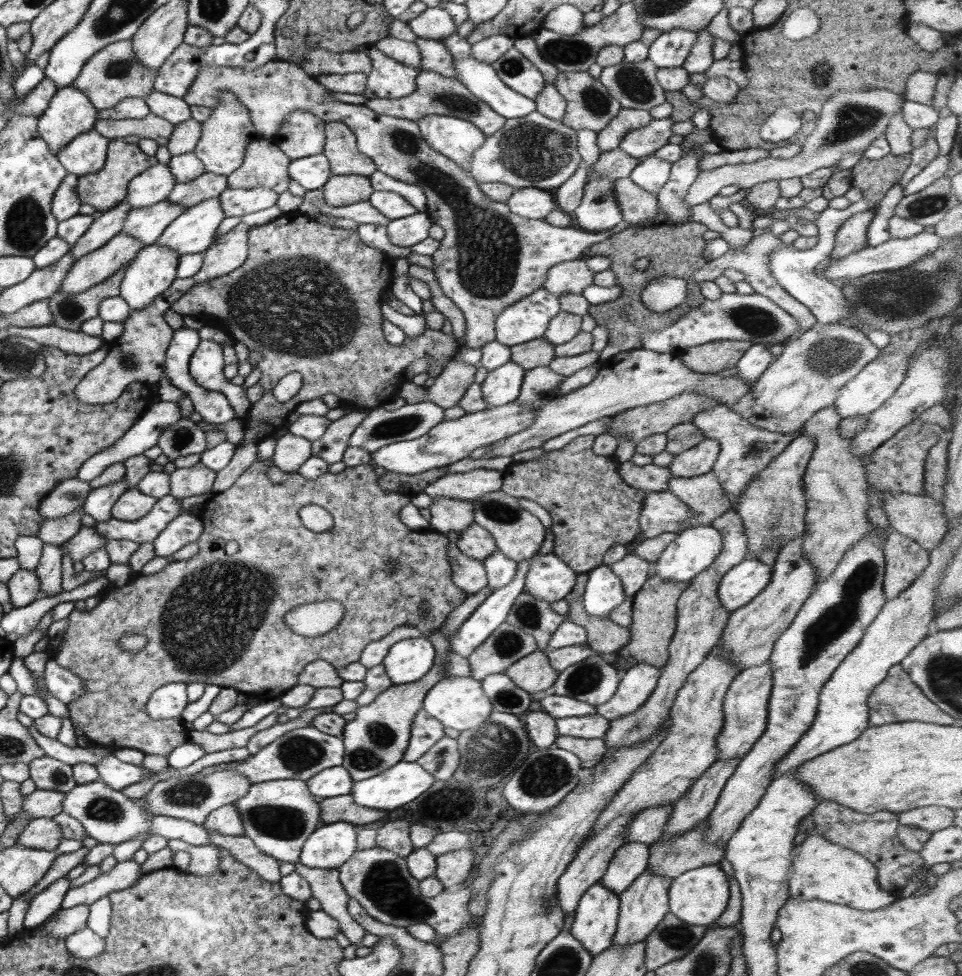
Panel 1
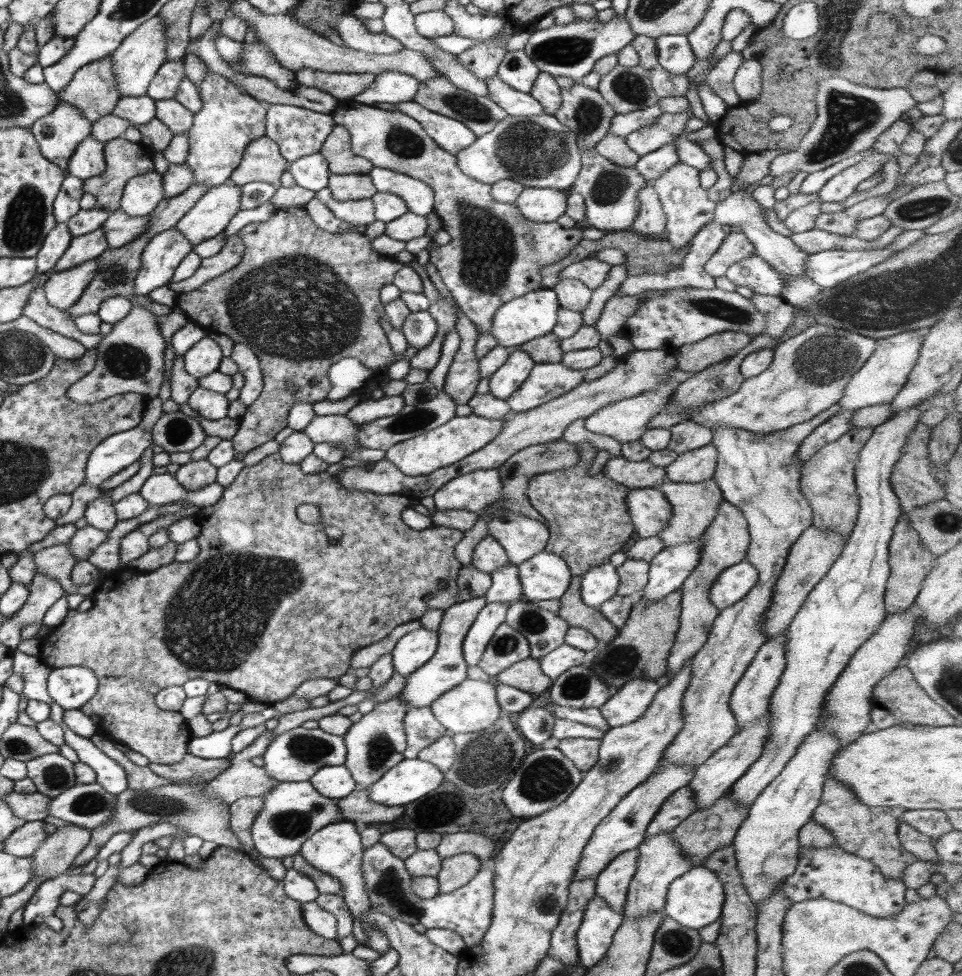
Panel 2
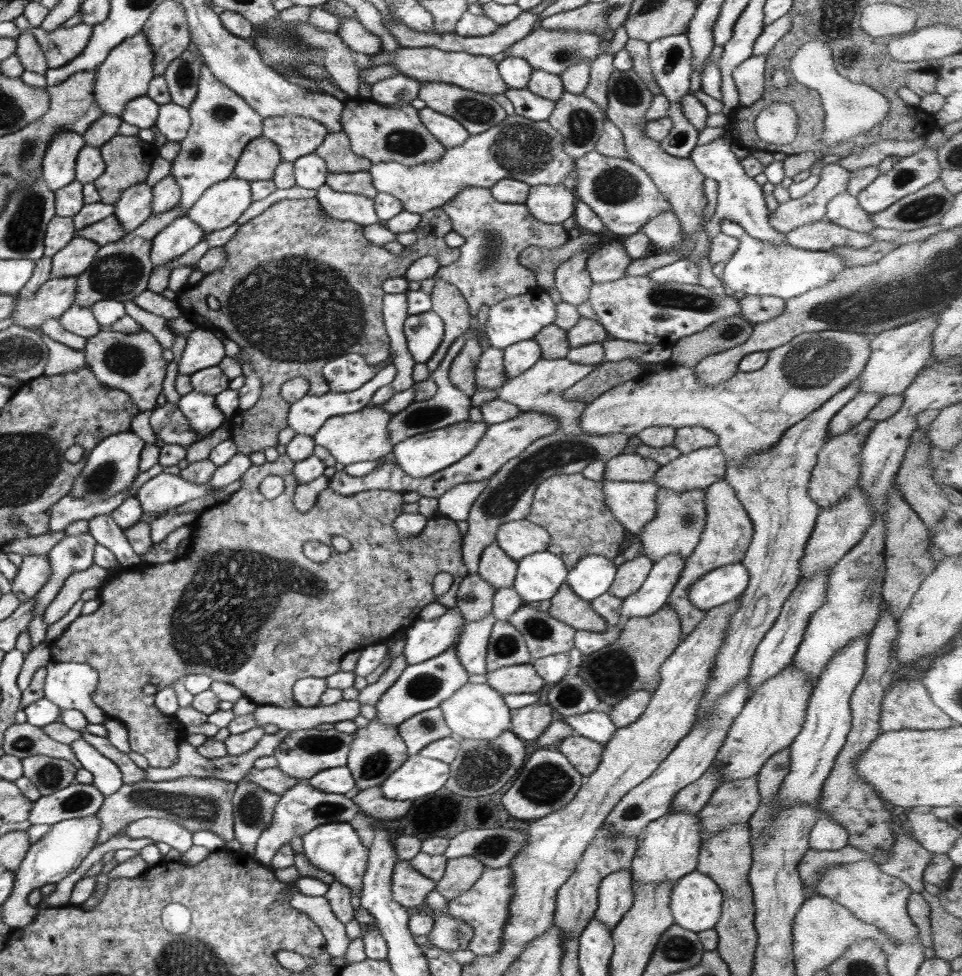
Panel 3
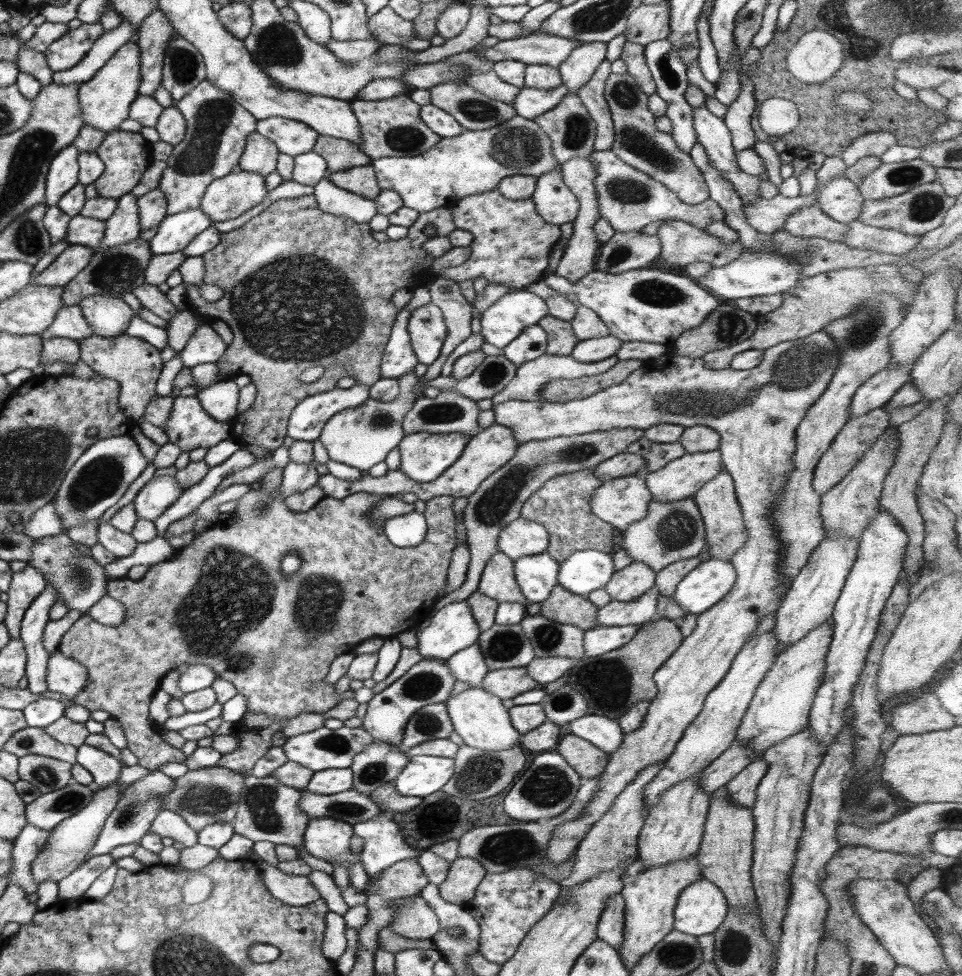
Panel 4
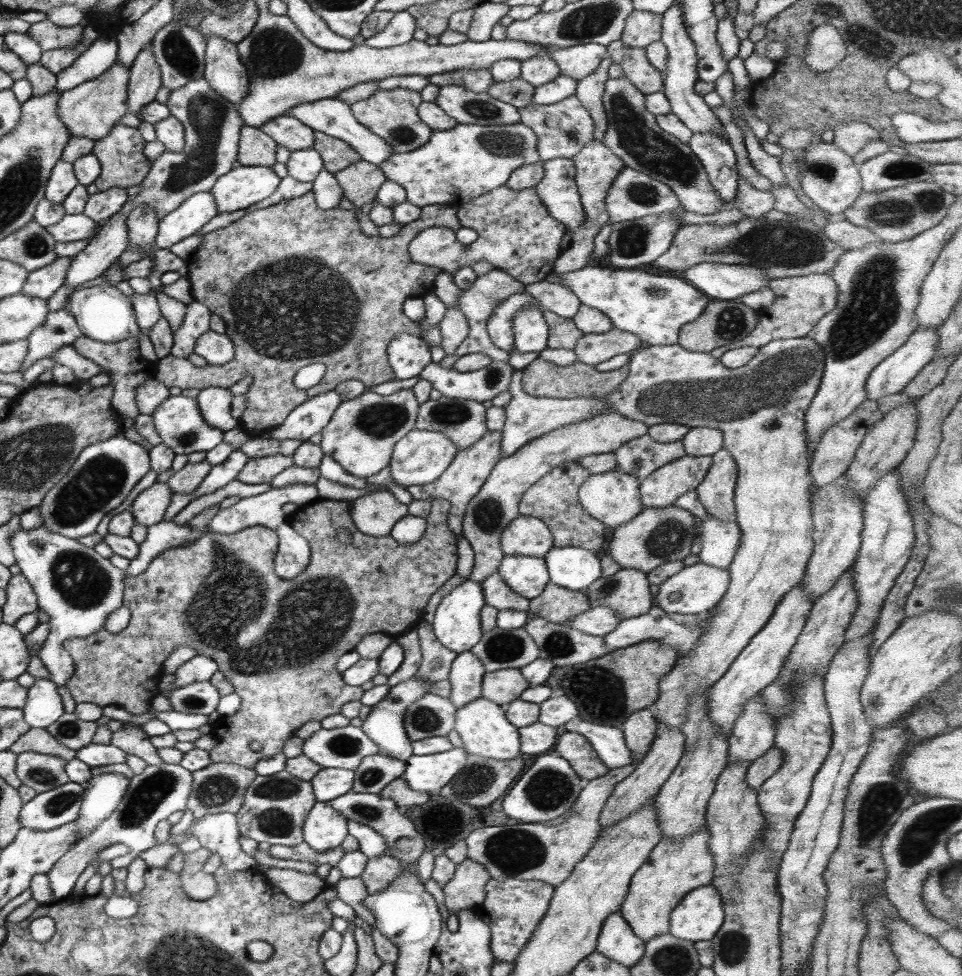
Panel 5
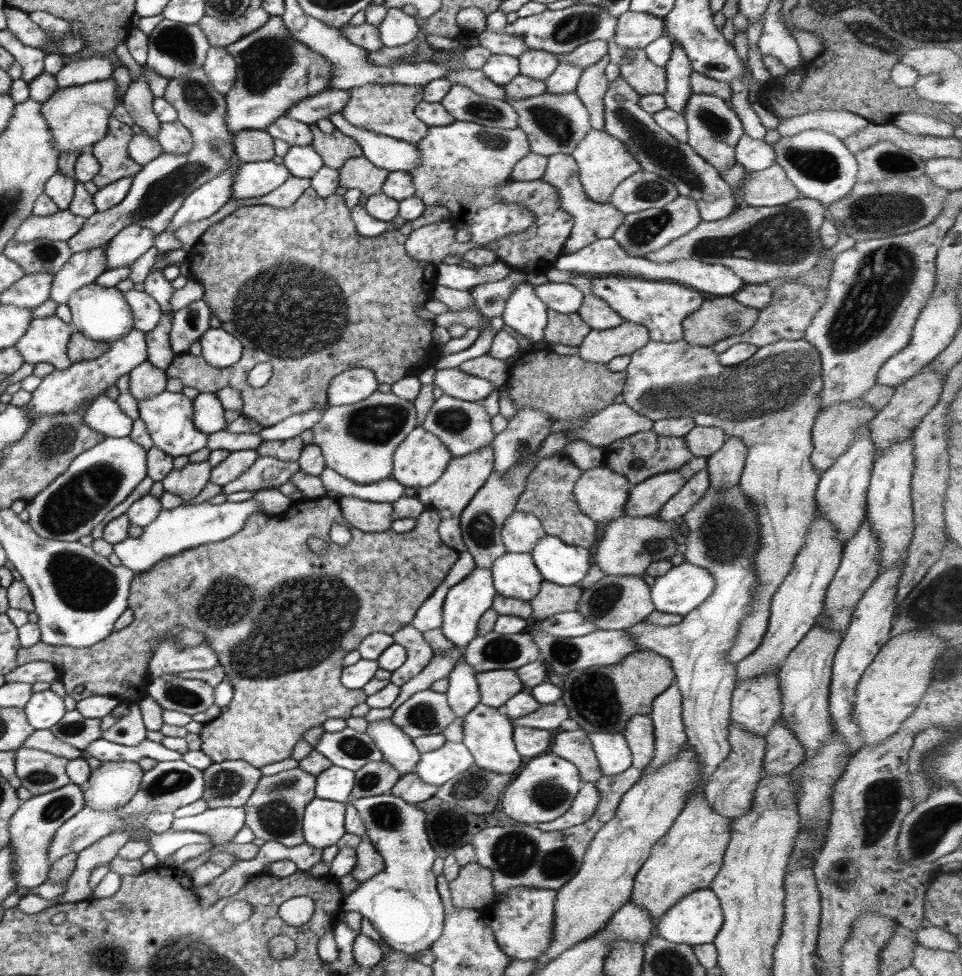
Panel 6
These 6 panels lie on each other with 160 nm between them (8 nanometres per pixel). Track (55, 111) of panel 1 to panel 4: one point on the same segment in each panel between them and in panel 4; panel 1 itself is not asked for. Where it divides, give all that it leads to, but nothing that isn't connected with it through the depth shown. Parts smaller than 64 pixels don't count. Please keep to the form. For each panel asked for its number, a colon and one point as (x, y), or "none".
2: (58, 133)
3: (58, 163)
4: (63, 174)

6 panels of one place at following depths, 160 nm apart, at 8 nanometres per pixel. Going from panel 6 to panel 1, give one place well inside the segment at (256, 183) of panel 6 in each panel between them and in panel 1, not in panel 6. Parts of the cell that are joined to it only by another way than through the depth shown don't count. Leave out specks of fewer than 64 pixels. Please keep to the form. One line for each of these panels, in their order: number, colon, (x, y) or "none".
1: (193, 232)
2: (211, 214)
3: (221, 205)
4: (235, 194)
5: (239, 188)

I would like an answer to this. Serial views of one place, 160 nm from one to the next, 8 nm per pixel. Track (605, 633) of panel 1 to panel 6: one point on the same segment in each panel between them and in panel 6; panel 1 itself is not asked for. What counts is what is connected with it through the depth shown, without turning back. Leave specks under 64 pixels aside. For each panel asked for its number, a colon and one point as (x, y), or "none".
2: (573, 610)
3: (566, 605)
4: (564, 607)
5: (556, 604)
6: (551, 599)

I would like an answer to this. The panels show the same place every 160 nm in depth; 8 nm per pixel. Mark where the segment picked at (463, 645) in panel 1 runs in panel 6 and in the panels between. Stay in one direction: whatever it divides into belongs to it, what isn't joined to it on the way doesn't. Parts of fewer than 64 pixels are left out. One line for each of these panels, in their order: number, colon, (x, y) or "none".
2: (480, 632)
3: (471, 647)
4: (468, 665)
5: (466, 674)
6: (463, 694)

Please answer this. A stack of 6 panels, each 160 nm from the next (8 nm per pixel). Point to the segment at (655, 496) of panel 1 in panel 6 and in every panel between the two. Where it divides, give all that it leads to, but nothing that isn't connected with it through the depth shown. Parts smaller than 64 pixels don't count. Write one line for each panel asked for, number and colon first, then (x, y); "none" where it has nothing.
2: (649, 510)
3: (633, 504)
4: (620, 502)
5: (613, 497)
6: (601, 494)

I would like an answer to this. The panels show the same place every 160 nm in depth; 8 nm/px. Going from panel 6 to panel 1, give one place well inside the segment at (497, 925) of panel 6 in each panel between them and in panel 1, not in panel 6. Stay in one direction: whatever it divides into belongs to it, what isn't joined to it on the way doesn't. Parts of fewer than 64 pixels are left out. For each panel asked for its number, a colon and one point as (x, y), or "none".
1: (377, 878)
2: (467, 910)
3: (484, 906)
4: (506, 906)
5: (512, 908)

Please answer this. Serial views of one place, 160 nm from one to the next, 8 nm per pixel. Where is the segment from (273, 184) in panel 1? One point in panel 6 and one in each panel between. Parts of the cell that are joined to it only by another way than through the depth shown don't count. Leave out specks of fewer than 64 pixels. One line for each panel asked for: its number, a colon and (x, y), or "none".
2: (262, 161)
3: (260, 157)
4: (260, 155)
5: (256, 148)
6: (255, 145)

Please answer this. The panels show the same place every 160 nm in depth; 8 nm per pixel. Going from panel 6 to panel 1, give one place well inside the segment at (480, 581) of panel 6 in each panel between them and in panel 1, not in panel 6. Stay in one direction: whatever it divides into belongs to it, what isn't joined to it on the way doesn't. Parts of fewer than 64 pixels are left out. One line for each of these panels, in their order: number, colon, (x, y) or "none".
1: (410, 659)
2: (414, 649)
3: (423, 639)
4: (452, 628)
5: (457, 623)

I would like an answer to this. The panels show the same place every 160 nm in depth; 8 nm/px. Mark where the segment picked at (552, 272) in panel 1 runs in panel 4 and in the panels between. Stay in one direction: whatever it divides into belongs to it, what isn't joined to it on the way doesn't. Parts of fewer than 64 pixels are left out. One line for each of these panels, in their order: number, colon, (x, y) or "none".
2: (592, 272)
3: (609, 262)
4: (626, 251)

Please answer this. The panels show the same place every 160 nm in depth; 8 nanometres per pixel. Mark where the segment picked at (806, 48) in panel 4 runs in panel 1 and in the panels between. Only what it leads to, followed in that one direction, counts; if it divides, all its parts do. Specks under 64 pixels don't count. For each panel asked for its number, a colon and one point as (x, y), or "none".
1: (849, 121)
2: (850, 117)
3: (850, 108)

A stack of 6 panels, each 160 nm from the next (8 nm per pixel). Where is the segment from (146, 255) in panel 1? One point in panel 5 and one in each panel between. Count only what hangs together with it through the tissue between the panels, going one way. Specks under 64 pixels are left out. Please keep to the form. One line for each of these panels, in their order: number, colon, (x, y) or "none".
2: (165, 251)
3: (183, 234)
4: (176, 231)
5: (191, 215)

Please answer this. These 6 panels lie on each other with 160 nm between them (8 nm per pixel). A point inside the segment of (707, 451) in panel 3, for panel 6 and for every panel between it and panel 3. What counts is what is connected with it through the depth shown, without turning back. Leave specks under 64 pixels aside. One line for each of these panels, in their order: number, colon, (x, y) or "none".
4: (681, 478)
5: (660, 489)
6: (647, 497)

